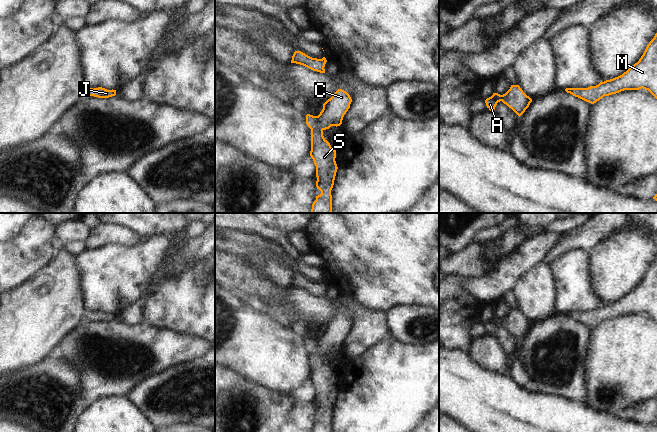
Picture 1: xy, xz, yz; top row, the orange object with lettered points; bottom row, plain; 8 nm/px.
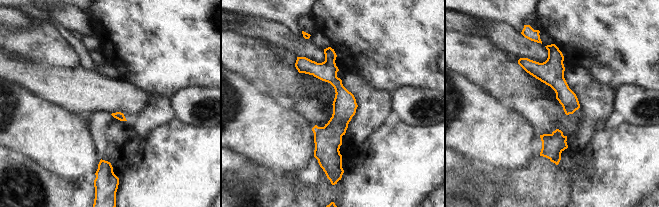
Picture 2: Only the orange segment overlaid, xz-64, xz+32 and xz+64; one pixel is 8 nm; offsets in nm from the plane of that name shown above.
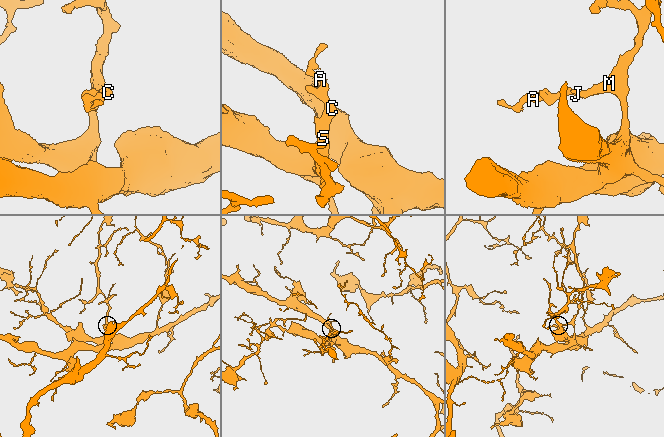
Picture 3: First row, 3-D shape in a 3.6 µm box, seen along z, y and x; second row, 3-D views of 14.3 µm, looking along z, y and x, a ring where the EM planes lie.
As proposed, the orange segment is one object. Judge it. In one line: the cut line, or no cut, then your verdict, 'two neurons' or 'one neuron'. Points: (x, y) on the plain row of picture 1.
no cut | one neuron

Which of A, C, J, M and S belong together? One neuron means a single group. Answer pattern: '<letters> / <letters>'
A C J M S

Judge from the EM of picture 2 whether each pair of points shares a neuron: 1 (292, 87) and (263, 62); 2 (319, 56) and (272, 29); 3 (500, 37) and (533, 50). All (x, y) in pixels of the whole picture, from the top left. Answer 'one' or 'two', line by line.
1: one
2: one
3: one

